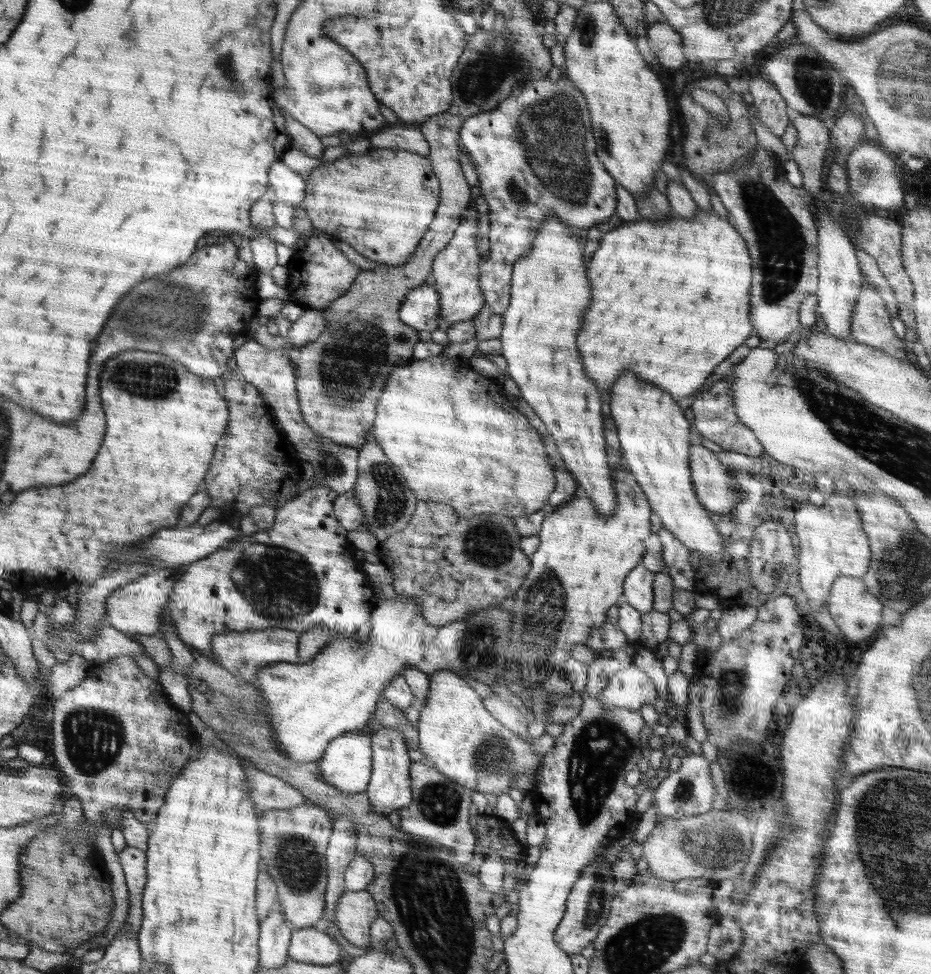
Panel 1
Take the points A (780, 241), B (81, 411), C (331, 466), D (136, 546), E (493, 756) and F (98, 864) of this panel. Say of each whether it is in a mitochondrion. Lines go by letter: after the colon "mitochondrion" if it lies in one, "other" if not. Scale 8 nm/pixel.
A: mitochondrion
B: other
C: mitochondrion
D: other
E: mitochondrion
F: other

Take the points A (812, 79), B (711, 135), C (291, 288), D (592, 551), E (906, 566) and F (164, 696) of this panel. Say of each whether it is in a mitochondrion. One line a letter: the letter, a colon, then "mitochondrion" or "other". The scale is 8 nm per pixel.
A: mitochondrion
B: mitochondrion
C: other
D: other
E: mitochondrion
F: other

